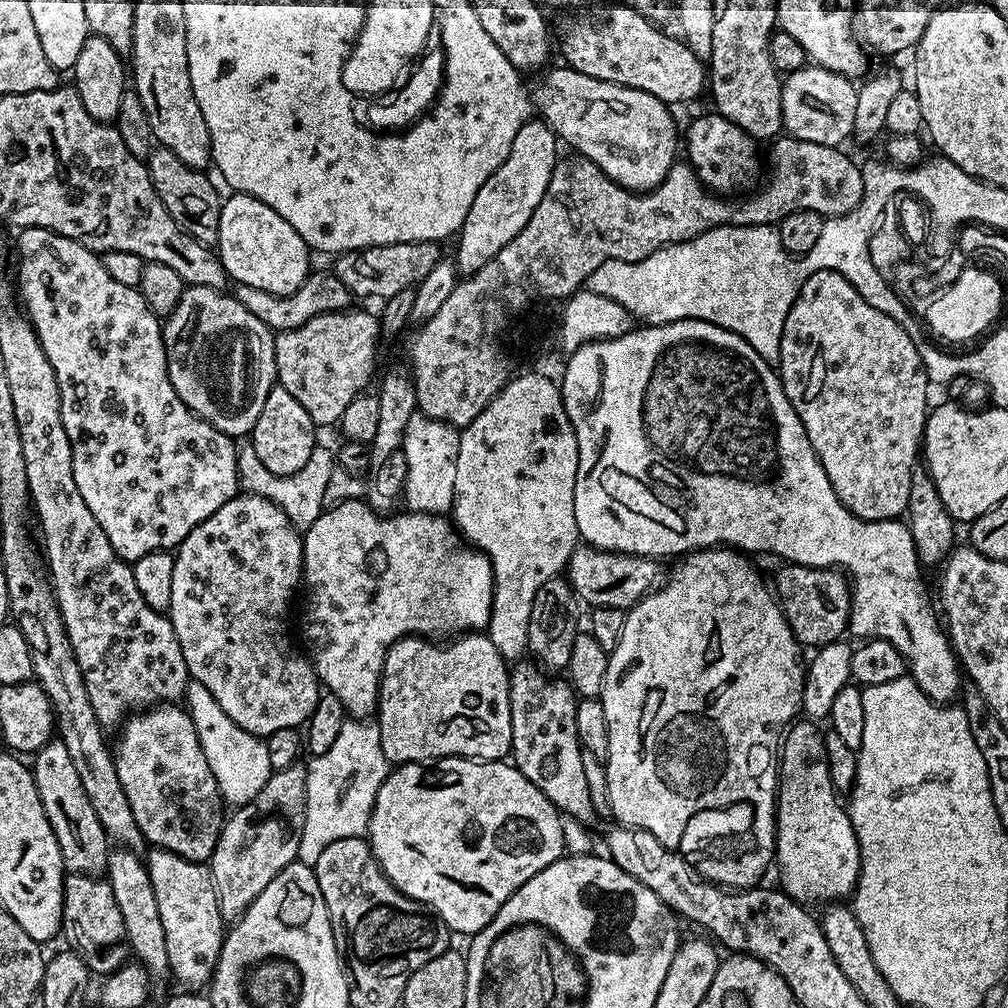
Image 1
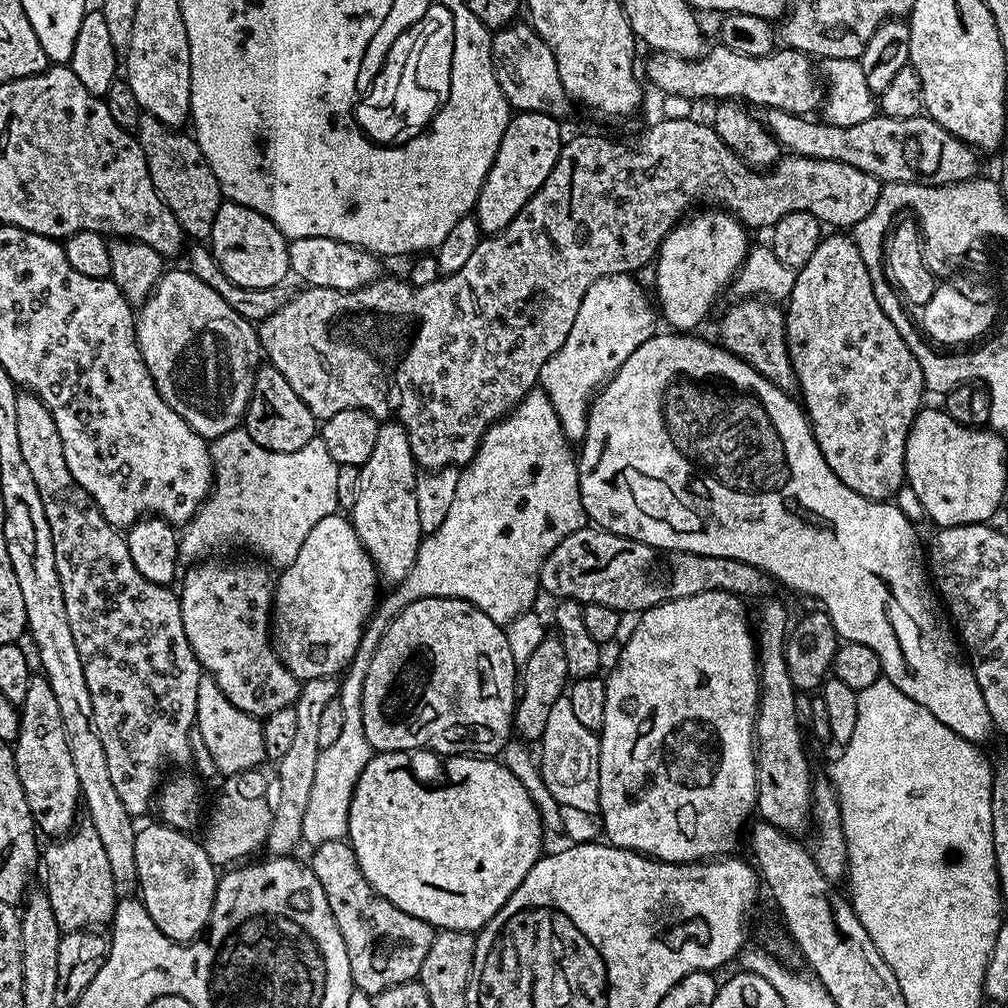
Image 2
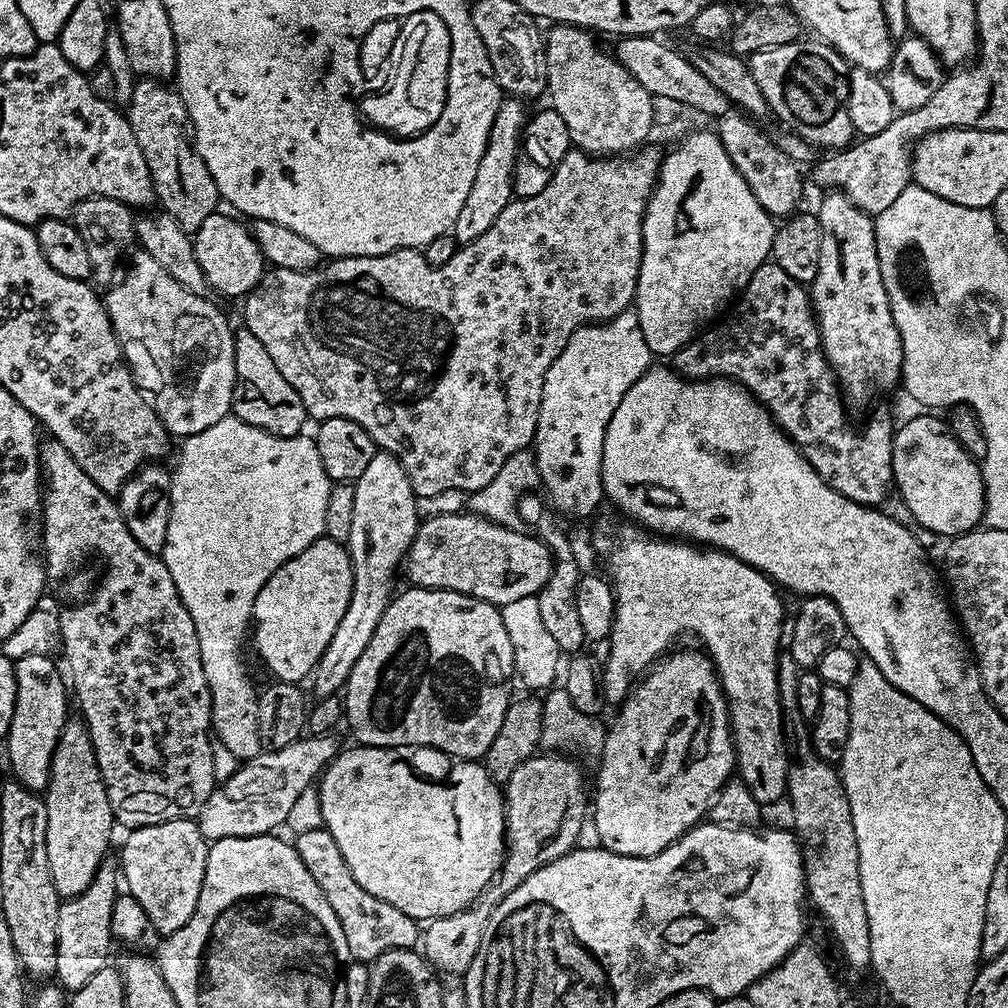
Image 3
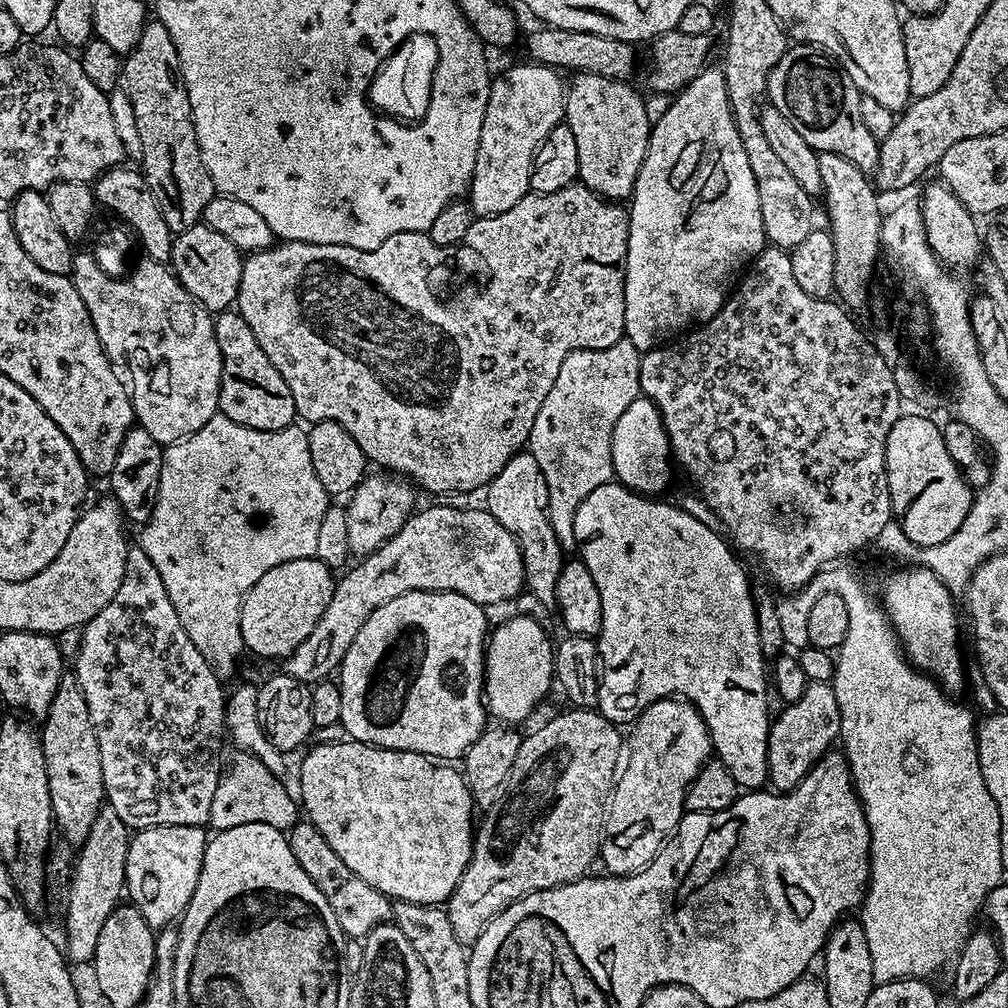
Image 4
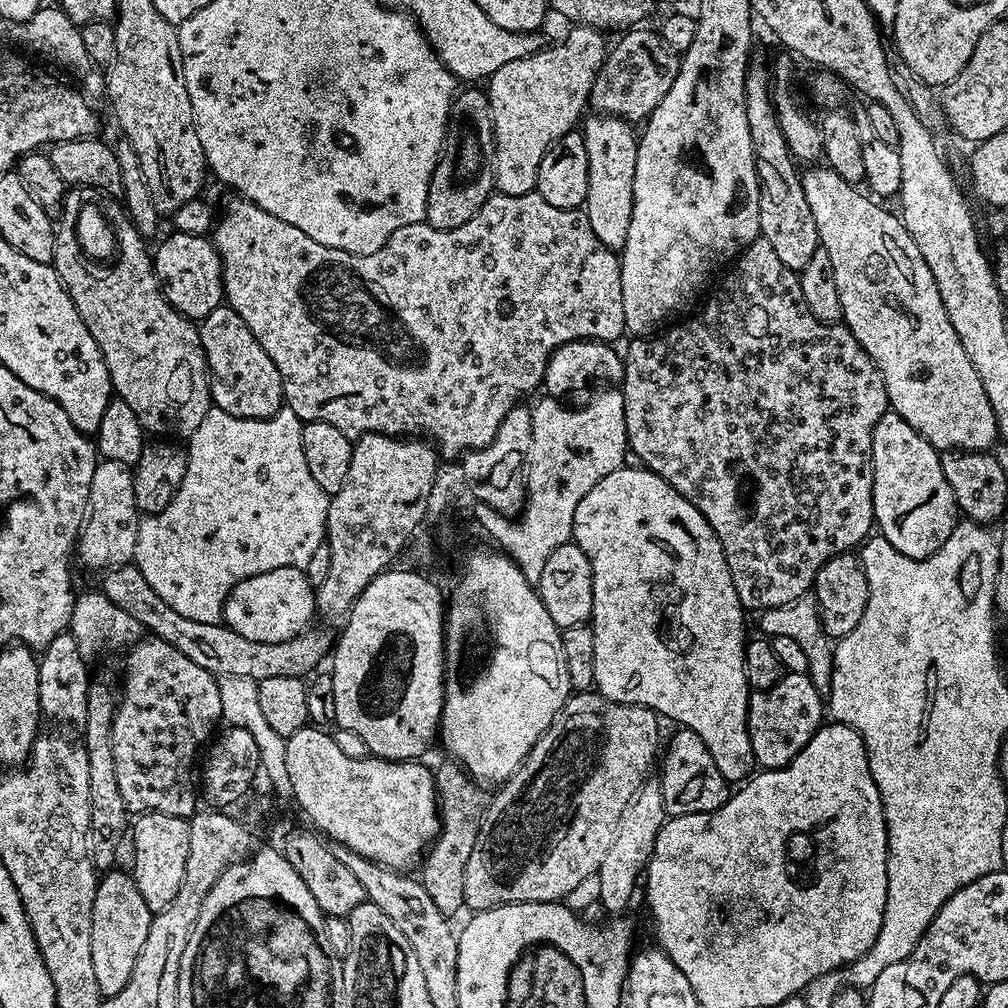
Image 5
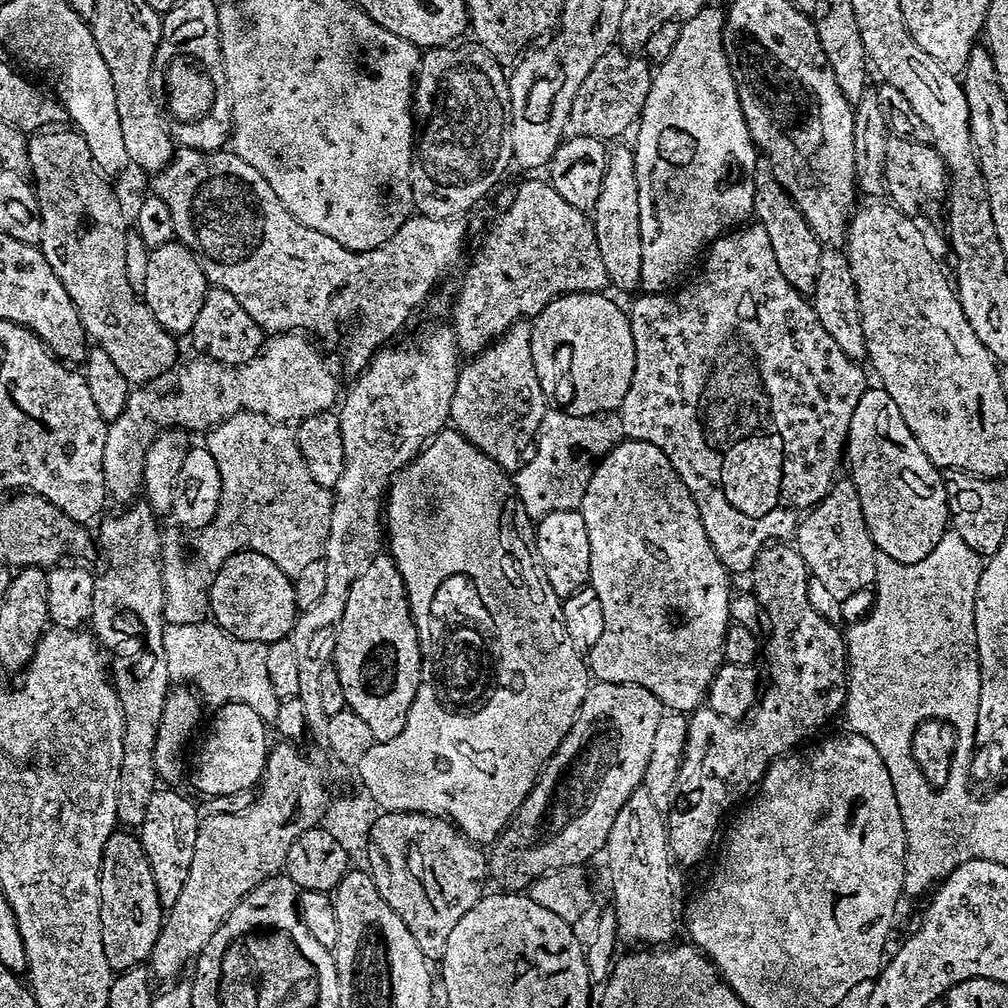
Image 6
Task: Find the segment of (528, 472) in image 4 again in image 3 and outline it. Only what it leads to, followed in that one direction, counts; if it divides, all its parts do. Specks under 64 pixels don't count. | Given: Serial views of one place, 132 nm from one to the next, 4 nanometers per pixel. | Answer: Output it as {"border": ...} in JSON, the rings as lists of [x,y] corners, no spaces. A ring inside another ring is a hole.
{"border":[[[525,494],[521,496],[518,516],[521,521],[524,519],[529,524],[529,526],[527,525],[529,529],[536,528],[532,529],[535,535],[552,551],[554,561],[552,573],[546,586],[542,586],[540,593],[535,596],[538,602],[539,616],[542,617],[547,632],[557,642],[561,653],[576,654],[583,649],[580,647],[585,647],[586,644],[582,634],[582,622],[578,614],[578,602],[576,601],[576,587],[580,581],[582,569],[576,565],[576,556],[572,553],[572,544],[568,541],[567,534],[556,525],[555,518],[548,513],[549,505],[542,496],[540,498],[536,495]]]}

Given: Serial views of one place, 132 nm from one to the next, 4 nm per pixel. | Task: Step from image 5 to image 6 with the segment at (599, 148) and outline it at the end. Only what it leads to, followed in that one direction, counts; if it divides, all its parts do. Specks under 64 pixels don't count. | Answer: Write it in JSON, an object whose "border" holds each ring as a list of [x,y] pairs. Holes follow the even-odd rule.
{"border":[[[631,147],[620,148],[608,157],[603,190],[594,209],[594,227],[598,250],[602,250],[602,266],[606,266],[608,283],[614,289],[635,293],[642,274],[642,242],[638,222],[638,178],[636,158]]]}

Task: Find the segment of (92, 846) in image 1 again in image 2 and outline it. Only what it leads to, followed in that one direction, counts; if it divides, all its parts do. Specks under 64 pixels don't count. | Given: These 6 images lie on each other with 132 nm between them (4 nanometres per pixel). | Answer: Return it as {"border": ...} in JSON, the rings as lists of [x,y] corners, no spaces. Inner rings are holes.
{"border":[[[42,674],[33,675],[30,690],[26,690],[24,703],[19,705],[20,732],[14,741],[14,762],[18,766],[18,782],[22,782],[22,794],[26,794],[26,806],[30,806],[32,821],[48,838],[68,835],[78,823],[76,811],[81,811],[82,797],[78,774],[74,771],[74,758],[70,758],[70,746],[66,742],[66,730],[62,730],[62,713],[54,699],[54,690]]]}

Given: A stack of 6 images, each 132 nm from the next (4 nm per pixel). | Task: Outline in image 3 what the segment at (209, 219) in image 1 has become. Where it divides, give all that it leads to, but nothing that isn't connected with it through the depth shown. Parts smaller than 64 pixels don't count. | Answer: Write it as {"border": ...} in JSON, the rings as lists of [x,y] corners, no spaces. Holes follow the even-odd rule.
{"border":[[[137,79],[132,86],[132,98],[126,104],[126,115],[132,124],[134,138],[138,138],[138,146],[146,158],[146,166],[150,170],[152,181],[156,187],[159,207],[163,211],[169,212],[182,226],[182,230],[186,230],[189,234],[195,234],[202,226],[202,222],[206,222],[206,218],[210,218],[210,214],[217,211],[220,191],[216,189],[216,183],[210,170],[206,170],[202,158],[196,152],[194,137],[190,131],[188,111],[182,102],[180,93],[176,91],[175,87],[158,80]]]}

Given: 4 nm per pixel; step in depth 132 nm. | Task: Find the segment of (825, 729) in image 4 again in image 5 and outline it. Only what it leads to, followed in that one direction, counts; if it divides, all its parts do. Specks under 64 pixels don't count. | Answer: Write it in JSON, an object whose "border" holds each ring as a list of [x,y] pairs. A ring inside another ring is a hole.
{"border":[[[785,671],[783,678],[774,686],[767,688],[765,692],[753,691],[748,698],[748,733],[757,765],[764,770],[786,767],[806,747],[810,738],[814,738],[814,734],[825,720],[826,700],[819,696],[807,673]]]}

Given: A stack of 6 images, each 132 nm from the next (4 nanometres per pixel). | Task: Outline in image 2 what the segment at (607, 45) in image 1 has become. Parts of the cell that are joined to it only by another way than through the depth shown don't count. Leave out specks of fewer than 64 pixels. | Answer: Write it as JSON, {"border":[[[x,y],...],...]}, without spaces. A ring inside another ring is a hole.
{"border":[[[716,46],[697,60],[678,58],[665,52],[649,57],[649,82],[658,91],[668,96],[681,96],[684,100],[715,99],[716,102],[723,102],[739,98],[749,105],[760,104],[761,109],[777,108],[792,112],[795,116],[811,117],[821,111],[826,99],[826,88],[818,75],[817,65],[816,68],[812,65],[815,64],[813,57],[799,52],[797,48],[780,46],[768,56],[747,56]]]}

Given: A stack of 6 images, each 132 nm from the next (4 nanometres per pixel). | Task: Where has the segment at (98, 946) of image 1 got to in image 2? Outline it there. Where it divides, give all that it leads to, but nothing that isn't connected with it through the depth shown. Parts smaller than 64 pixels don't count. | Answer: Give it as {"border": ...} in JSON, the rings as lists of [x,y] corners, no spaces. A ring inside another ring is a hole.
{"border":[[[80,822],[68,835],[53,839],[49,844],[52,845],[42,852],[42,888],[61,933],[96,930],[101,927],[99,924],[111,925],[118,899],[118,881],[110,874],[110,862],[98,839],[98,830],[94,830],[91,822]]]}

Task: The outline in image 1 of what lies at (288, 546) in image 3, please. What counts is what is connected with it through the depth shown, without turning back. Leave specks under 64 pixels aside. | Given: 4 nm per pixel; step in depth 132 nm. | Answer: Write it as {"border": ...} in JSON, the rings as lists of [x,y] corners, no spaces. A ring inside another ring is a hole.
{"border":[[[244,446],[236,453],[238,470],[240,471],[240,488],[245,493],[261,496],[270,502],[274,502],[286,514],[286,518],[297,530],[307,530],[308,527],[319,518],[320,513],[325,511],[326,505],[324,495],[326,494],[326,482],[330,482],[330,474],[334,471],[333,449],[318,446],[310,454],[310,459],[298,474],[289,476],[279,476],[270,474],[266,466],[262,466],[262,461],[258,459],[258,454],[250,446]],[[189,679],[182,700],[189,718],[194,722],[202,754],[206,754],[206,766],[210,766],[210,774],[214,774],[221,801],[225,805],[239,806],[253,800],[273,774],[264,740],[242,730],[242,726],[238,726],[234,718],[230,718],[230,714],[214,702],[214,694],[210,694],[202,682]]]}

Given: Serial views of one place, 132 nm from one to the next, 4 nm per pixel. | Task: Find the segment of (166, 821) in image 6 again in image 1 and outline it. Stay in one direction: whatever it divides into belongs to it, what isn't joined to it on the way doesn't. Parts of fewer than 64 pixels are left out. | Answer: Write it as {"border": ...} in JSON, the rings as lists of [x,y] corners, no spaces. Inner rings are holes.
{"border":[[[164,848],[147,853],[146,867],[154,886],[154,898],[158,898],[171,975],[188,987],[185,989],[203,989],[212,979],[226,935],[226,921],[218,910],[211,867],[207,863],[190,862]]]}

